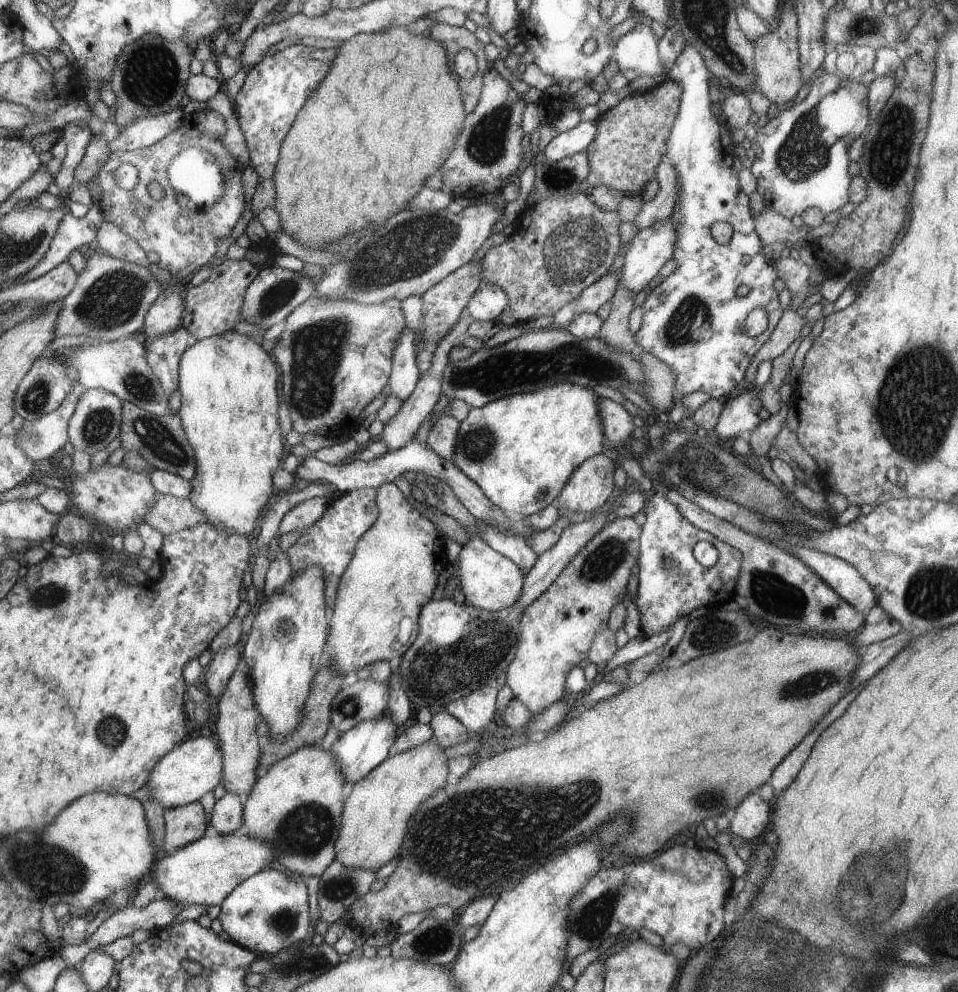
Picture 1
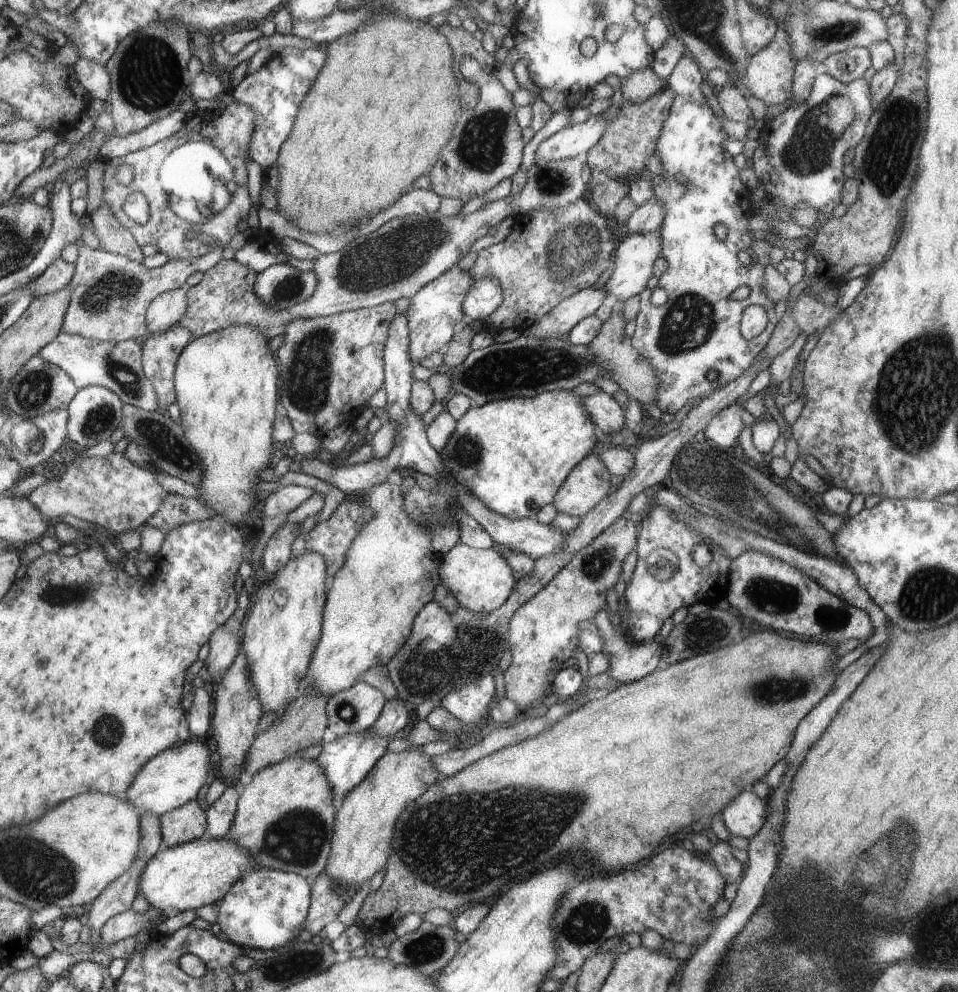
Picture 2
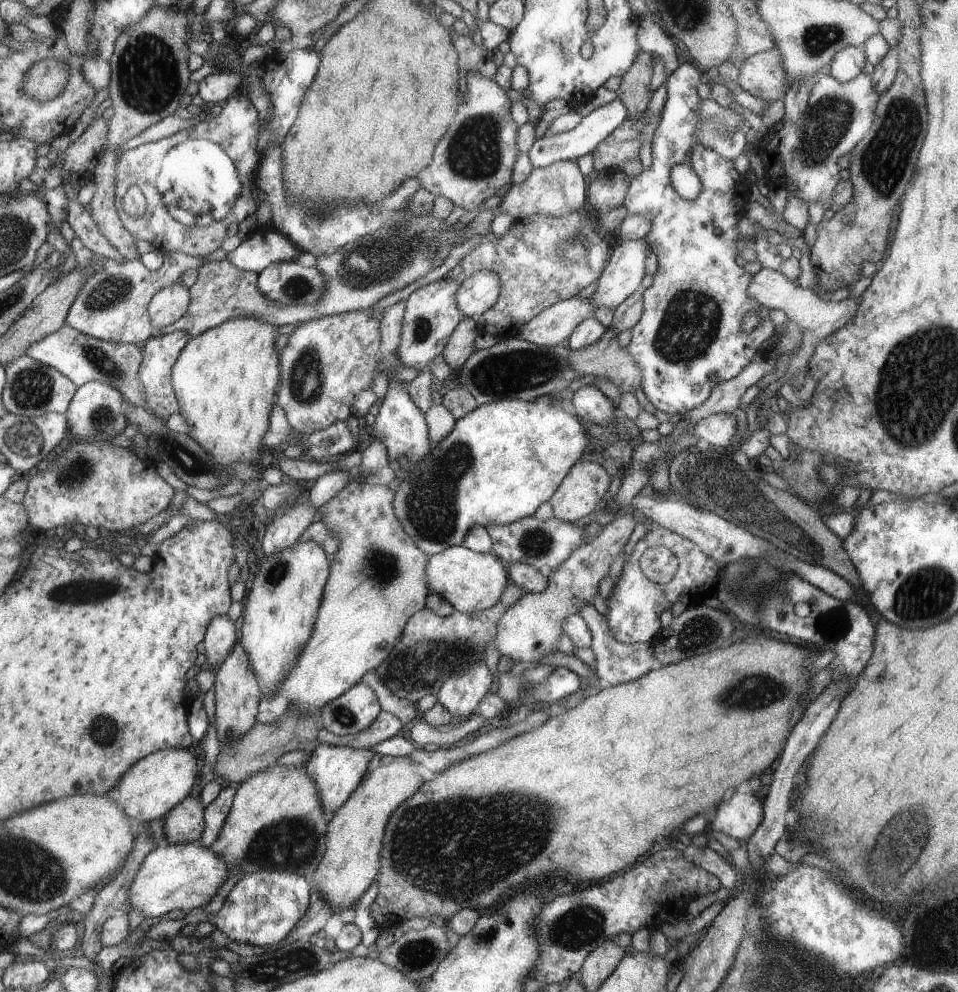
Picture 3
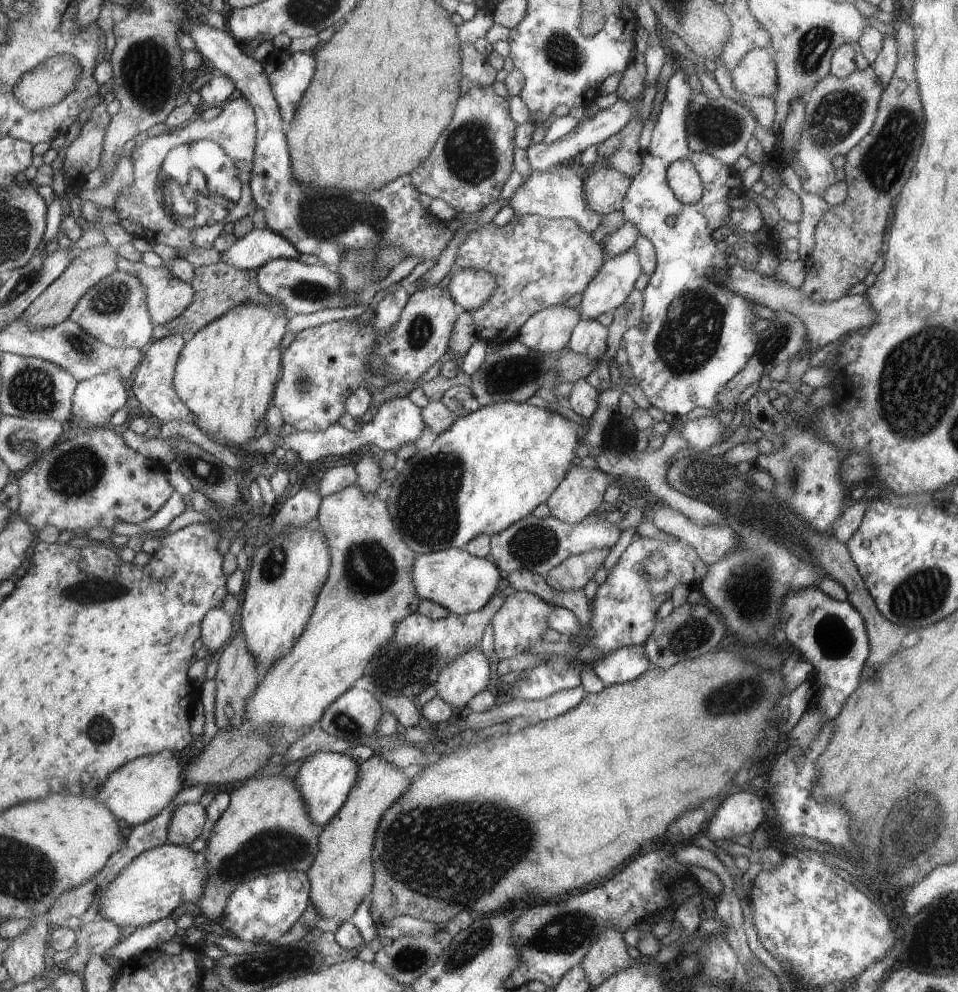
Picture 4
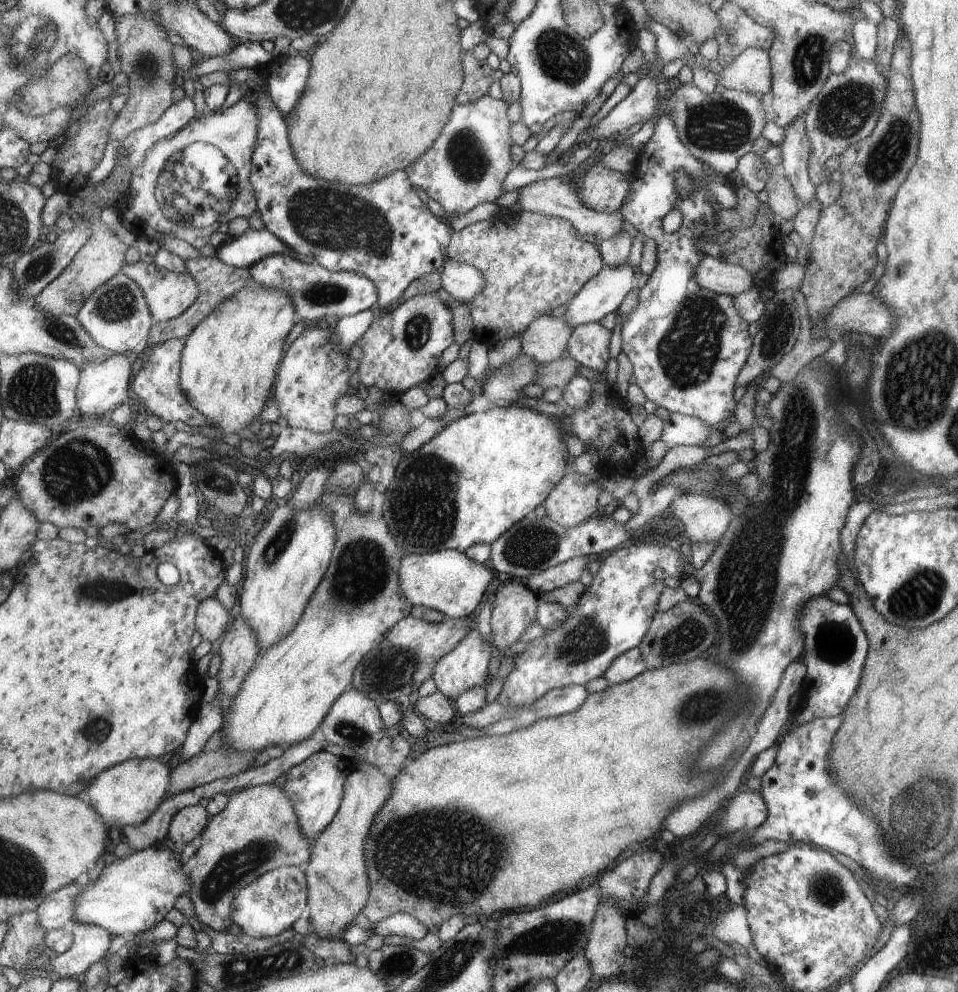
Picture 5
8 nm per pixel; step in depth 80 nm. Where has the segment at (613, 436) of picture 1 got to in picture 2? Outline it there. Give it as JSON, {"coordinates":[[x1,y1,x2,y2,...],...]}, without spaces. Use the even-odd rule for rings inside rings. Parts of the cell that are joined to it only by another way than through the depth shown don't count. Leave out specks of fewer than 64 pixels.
{"coordinates":[[598,392,592,396,585,396,583,403,587,407,588,414,591,415,592,422,598,426,600,432,607,435,616,434,626,428,628,422,624,416,624,410,613,395]]}

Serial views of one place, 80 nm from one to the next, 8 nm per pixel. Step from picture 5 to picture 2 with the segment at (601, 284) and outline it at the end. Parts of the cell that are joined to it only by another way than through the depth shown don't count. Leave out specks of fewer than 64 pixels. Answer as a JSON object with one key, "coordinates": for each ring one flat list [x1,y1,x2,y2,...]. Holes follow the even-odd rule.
{"coordinates":[[660,228,647,233,634,233,631,235,624,236,624,240,620,243,619,249,616,249,616,260,613,262,613,270,608,275,606,281,605,289,607,290,607,296,612,296,612,299,621,301,626,301,636,294,641,294,641,292,646,289,646,282,649,278,652,278,654,274,654,262,658,260,661,256,662,241]]}

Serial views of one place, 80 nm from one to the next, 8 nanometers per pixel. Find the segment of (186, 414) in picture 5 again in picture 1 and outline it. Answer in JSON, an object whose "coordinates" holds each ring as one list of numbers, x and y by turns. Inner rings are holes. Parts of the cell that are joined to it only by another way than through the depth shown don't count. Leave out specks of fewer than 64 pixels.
{"coordinates":[[183,326,161,337,150,340,149,365,160,378,165,393,172,393,179,385,179,369,183,354,198,342]]}

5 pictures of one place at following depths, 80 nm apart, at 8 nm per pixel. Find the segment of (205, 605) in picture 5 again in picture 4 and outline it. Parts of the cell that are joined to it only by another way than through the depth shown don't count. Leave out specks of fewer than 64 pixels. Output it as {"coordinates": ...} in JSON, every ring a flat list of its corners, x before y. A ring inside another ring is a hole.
{"coordinates":[[212,608,211,613,203,619,203,647,209,653,218,652,228,645,233,638,232,617,224,612,223,608]]}

